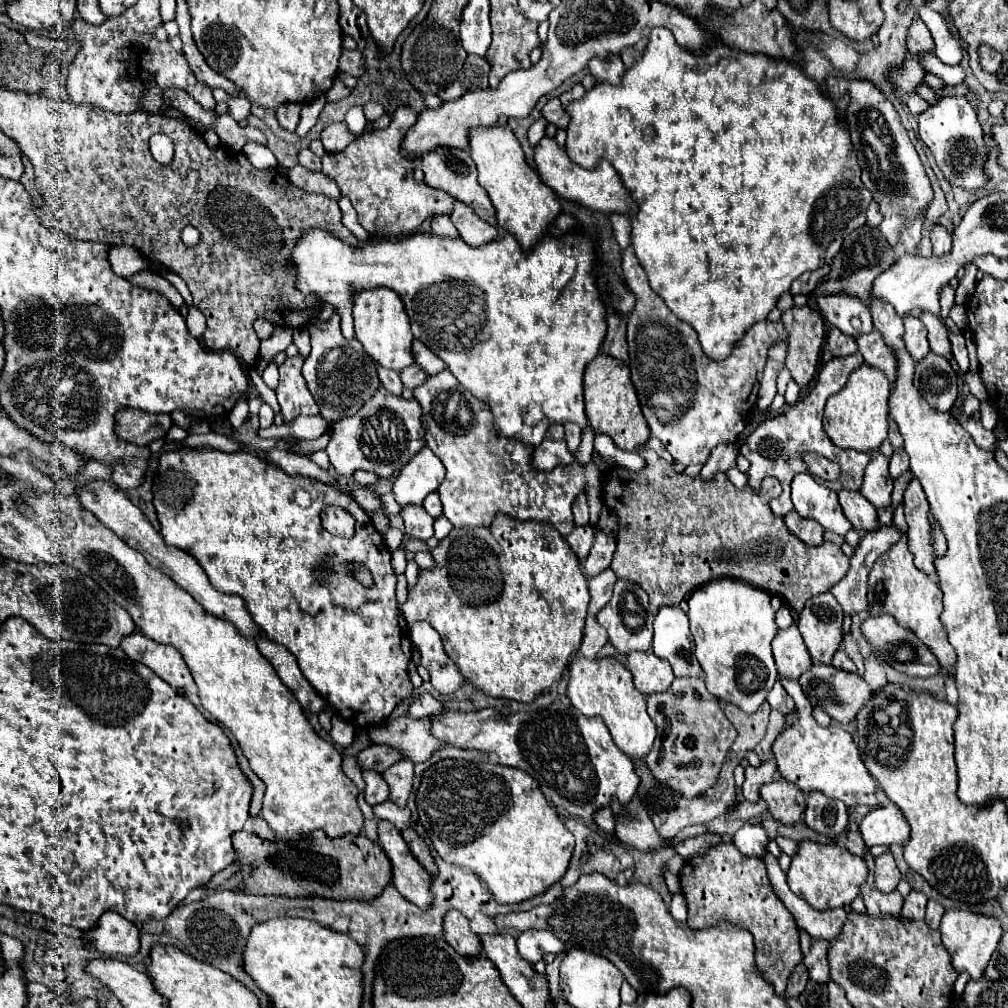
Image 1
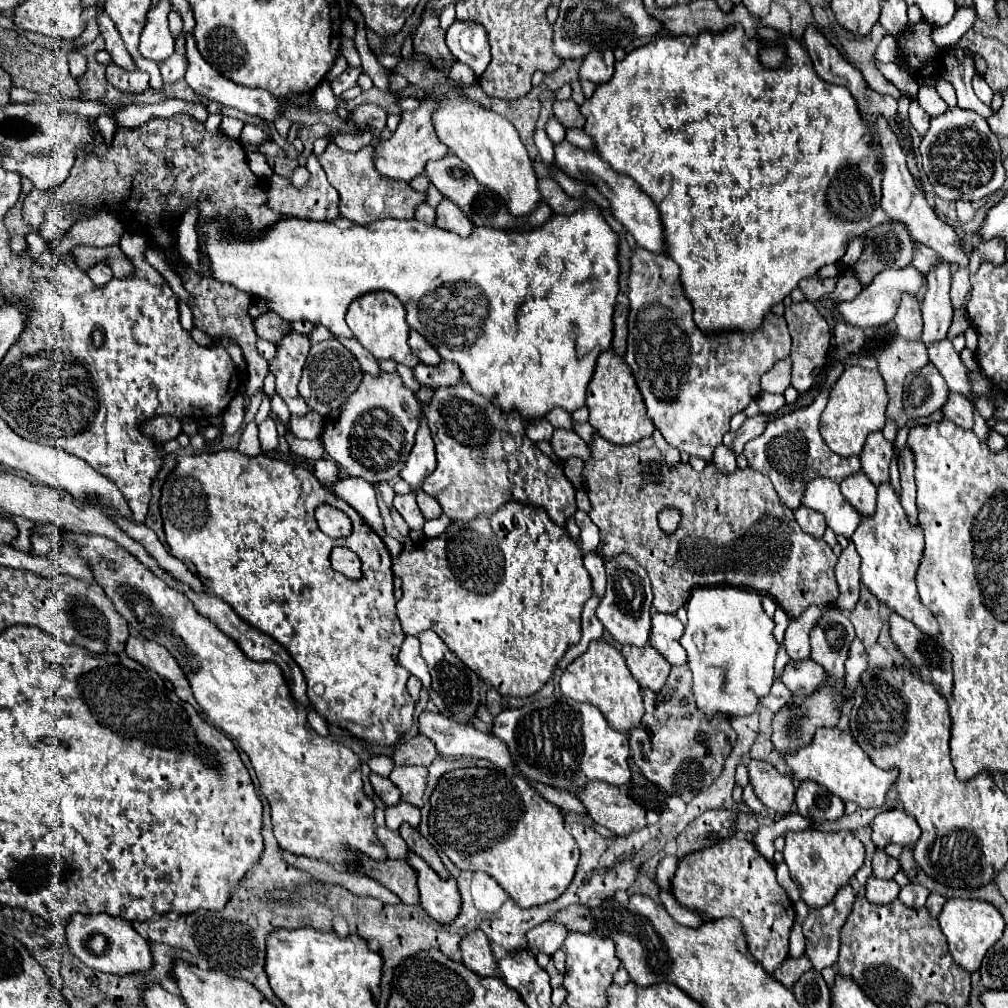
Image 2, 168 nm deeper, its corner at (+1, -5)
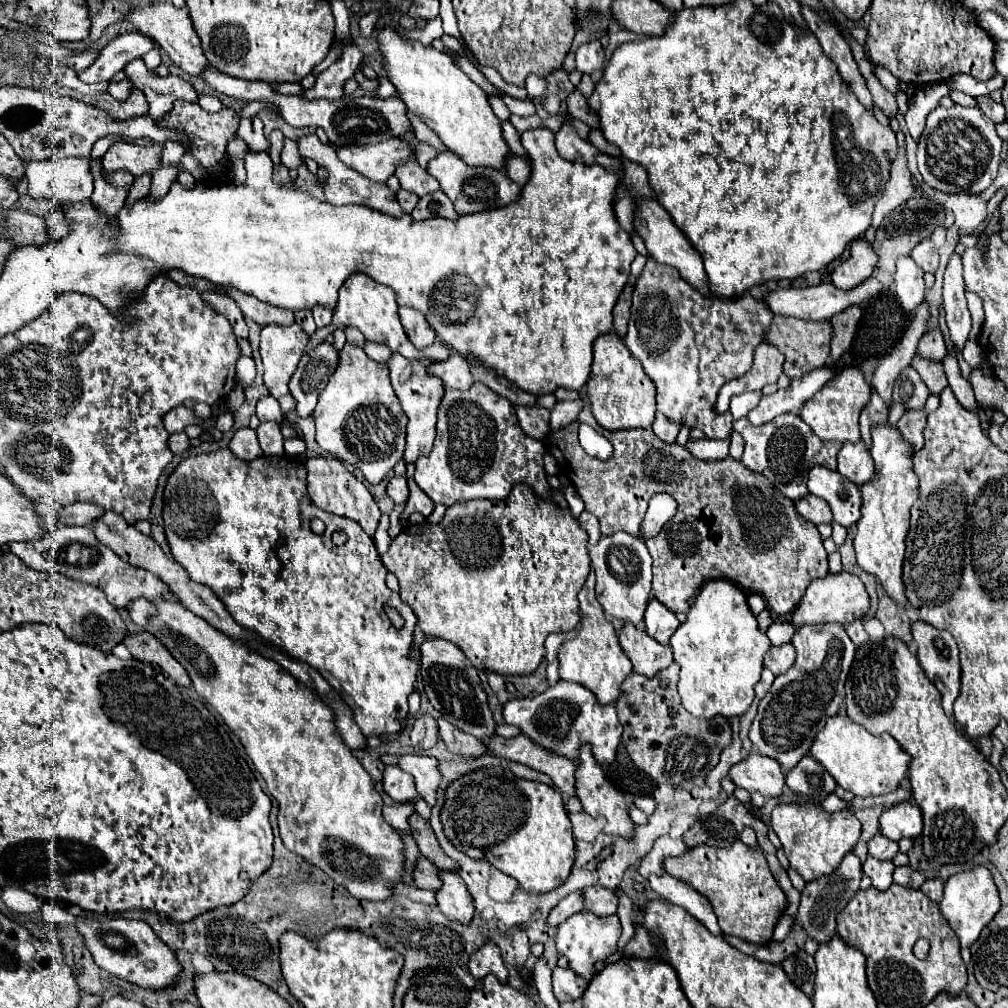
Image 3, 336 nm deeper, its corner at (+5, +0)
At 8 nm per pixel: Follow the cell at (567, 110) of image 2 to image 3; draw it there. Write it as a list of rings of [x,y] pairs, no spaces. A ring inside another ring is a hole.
[[[575,90],[575,92],[571,92],[571,94],[567,96],[567,112],[569,112],[575,120],[581,120],[581,122],[589,124],[591,128],[599,130],[599,116],[597,116],[597,112],[595,112],[595,114],[591,112],[587,98],[585,98],[579,90]]]

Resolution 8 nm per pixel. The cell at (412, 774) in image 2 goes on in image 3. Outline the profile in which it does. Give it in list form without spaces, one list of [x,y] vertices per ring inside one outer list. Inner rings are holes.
[[[405,754],[399,758],[399,768],[415,778],[415,786],[423,794],[423,800],[429,806],[435,806],[437,788],[441,784],[441,774],[437,764],[439,764],[437,758],[427,754]]]

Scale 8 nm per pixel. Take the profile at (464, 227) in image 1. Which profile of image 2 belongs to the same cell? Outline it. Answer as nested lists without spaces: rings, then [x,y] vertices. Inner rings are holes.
[[[443,199],[437,207],[437,225],[461,237],[469,237],[475,229],[475,225],[463,215],[463,211],[459,211],[459,207],[455,207],[455,203],[451,203],[449,199]]]

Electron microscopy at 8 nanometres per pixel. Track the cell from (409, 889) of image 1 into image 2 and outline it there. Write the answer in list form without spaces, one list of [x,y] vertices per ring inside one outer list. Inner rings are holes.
[[[413,851],[407,853],[407,863],[411,865],[411,869],[417,875],[419,905],[435,921],[451,923],[455,919],[455,915],[459,915],[459,907],[461,907],[461,897],[459,897],[459,889],[457,889],[455,879],[453,877],[441,879]]]

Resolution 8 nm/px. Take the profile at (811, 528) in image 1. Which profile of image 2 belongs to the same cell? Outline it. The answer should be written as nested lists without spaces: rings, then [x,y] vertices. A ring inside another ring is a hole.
[[[797,507],[793,511],[793,515],[795,515],[795,521],[799,523],[803,533],[807,533],[811,537],[817,537],[817,539],[823,537],[827,525],[825,525],[825,519],[817,511],[811,511],[809,507]]]

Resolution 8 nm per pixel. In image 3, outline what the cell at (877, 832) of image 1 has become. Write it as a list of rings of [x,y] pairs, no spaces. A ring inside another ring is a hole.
[[[901,802],[887,808],[881,818],[881,834],[899,842],[901,838],[917,838],[923,828],[923,814],[915,802]]]

